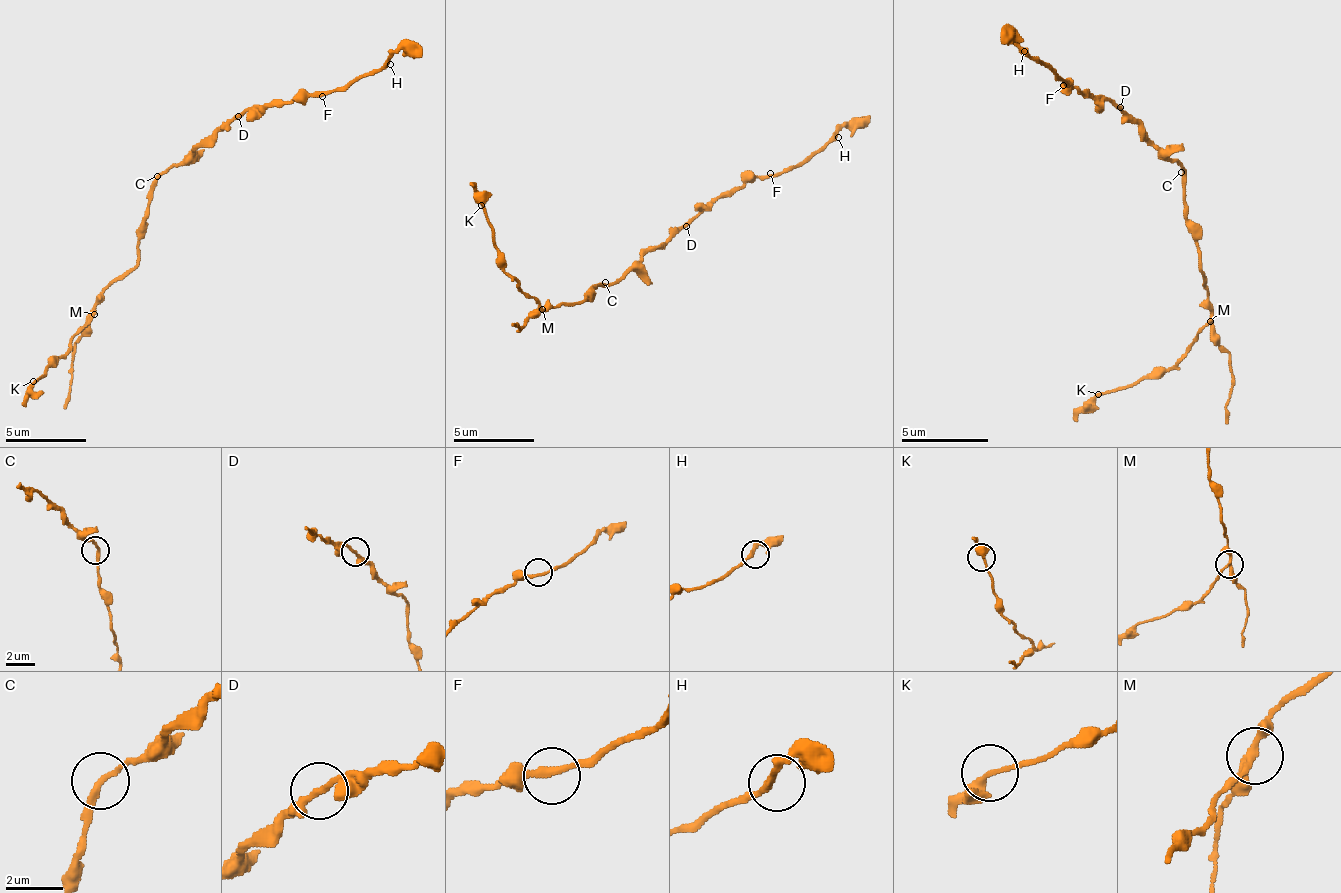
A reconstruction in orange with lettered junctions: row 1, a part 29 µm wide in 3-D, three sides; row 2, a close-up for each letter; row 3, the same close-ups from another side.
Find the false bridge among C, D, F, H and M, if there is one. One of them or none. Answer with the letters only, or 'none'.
M

